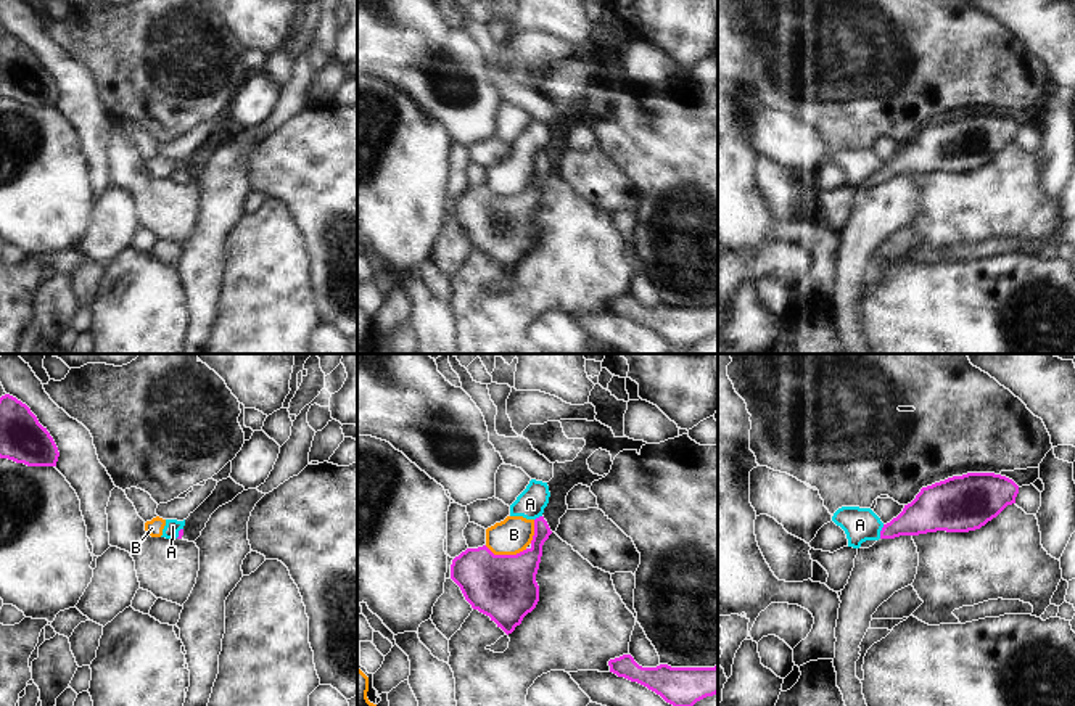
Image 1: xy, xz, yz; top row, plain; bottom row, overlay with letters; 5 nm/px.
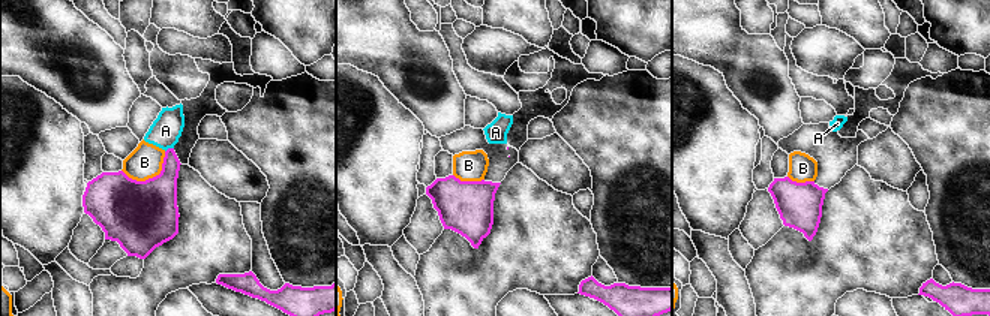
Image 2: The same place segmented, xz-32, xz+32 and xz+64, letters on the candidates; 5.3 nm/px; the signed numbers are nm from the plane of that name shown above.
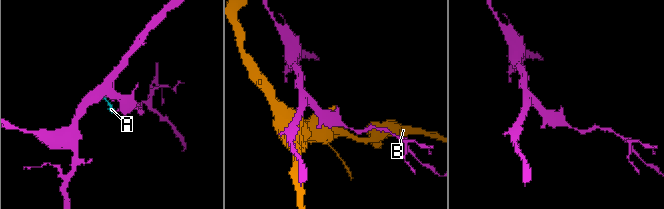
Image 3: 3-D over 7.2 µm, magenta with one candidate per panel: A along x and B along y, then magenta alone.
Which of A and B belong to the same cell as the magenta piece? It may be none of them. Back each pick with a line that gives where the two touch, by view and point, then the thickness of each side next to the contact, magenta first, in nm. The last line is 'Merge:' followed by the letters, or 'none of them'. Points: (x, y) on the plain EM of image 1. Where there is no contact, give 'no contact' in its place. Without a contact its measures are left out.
Merge: none of them

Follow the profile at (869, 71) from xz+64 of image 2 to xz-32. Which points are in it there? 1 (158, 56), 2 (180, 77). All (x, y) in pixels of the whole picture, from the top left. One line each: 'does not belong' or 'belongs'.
1: belongs
2: belongs

